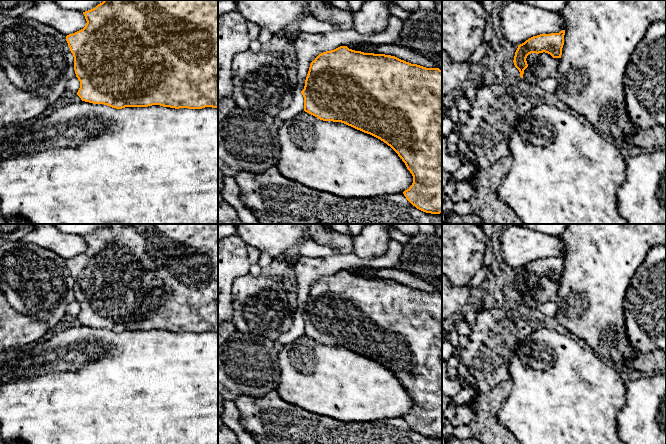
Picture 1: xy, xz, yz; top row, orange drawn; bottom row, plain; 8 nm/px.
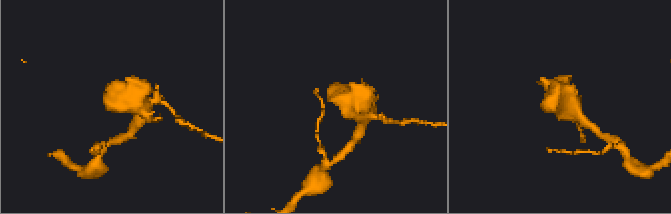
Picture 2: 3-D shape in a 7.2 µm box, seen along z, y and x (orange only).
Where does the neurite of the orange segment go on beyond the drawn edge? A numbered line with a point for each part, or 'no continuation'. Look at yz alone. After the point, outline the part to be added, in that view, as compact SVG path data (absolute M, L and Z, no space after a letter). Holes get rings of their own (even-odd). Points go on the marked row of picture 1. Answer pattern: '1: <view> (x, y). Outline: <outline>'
no continuation

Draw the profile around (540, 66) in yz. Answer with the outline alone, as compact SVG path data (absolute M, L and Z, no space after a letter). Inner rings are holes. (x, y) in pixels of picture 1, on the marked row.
M531 53L526 58L528 67L524 70L523 79L534 82L548 77L555 77L560 58L553 58L548 53Z

